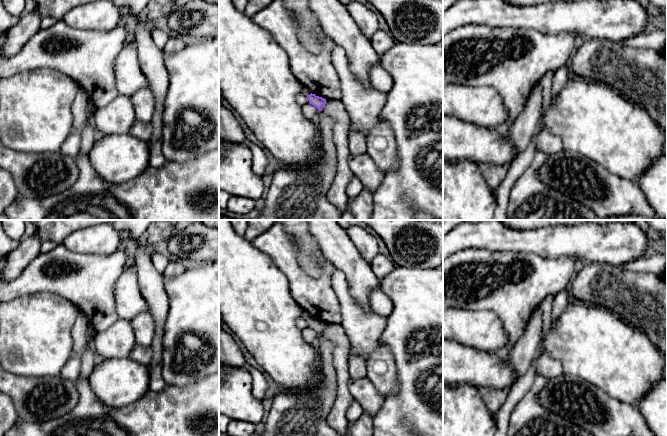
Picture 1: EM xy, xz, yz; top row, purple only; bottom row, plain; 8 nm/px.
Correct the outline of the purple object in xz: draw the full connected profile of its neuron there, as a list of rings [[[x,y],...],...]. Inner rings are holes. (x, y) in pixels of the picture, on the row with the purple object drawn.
[[[302,87],[301,93],[308,97],[309,103],[321,111],[326,104],[326,99],[312,94],[306,87]]]

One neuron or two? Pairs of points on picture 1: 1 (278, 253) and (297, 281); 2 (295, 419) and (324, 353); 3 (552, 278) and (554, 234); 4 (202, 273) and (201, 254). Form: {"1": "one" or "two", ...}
{"1": "one", "2": "one", "3": "two", "4": "two"}

